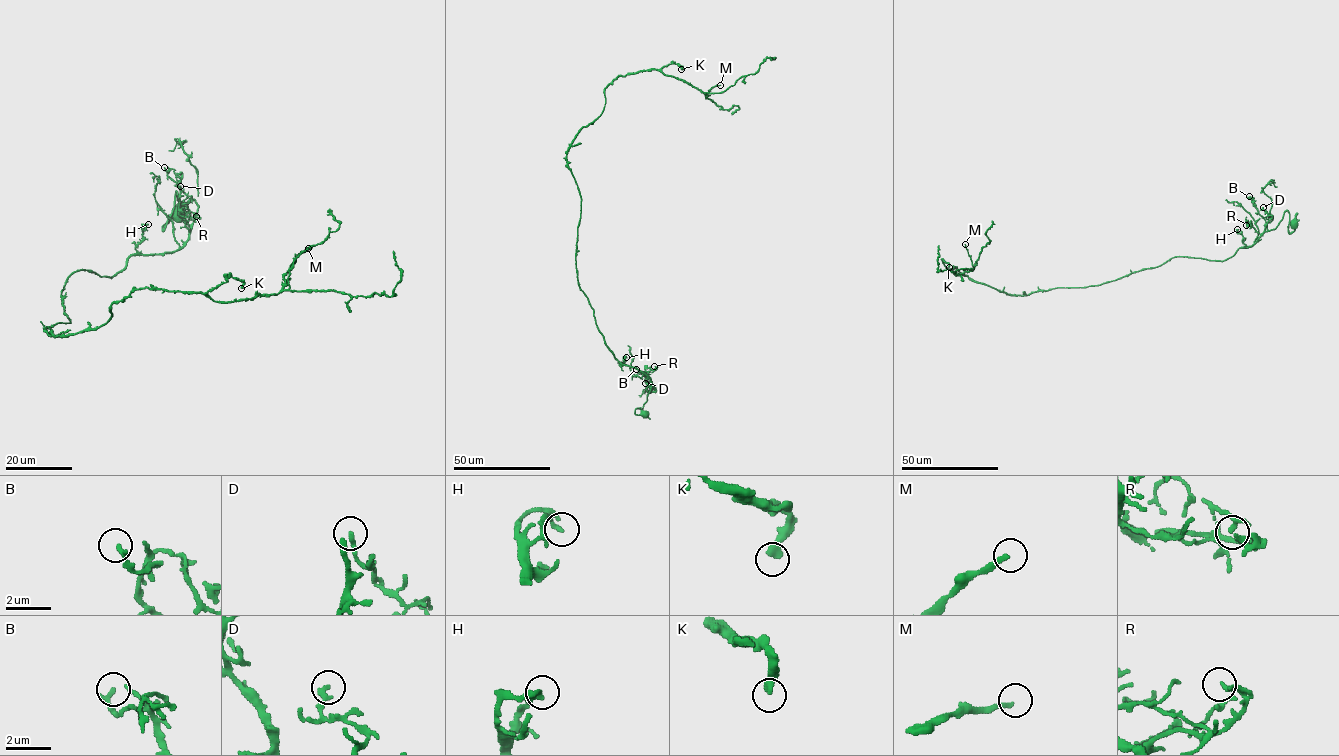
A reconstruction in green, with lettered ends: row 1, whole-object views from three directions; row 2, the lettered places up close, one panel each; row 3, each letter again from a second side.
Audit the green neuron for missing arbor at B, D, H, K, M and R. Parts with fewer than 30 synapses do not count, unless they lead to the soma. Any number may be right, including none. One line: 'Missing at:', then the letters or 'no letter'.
Missing at: M

